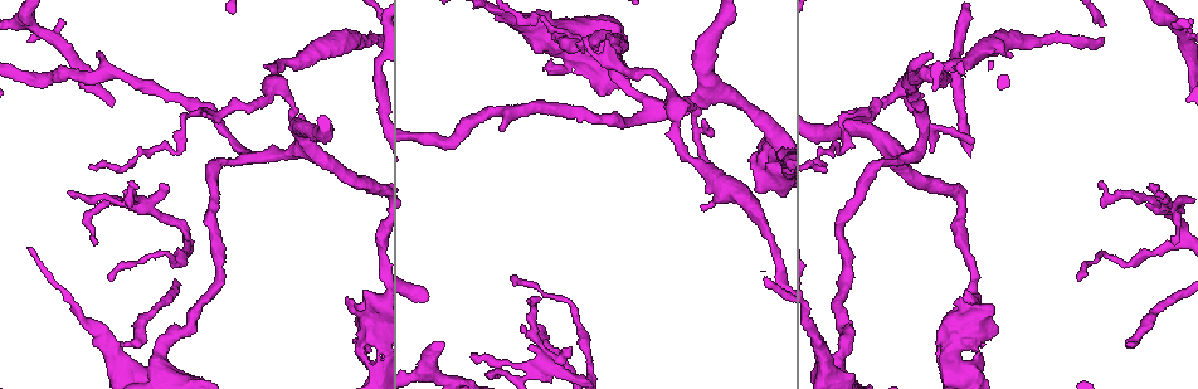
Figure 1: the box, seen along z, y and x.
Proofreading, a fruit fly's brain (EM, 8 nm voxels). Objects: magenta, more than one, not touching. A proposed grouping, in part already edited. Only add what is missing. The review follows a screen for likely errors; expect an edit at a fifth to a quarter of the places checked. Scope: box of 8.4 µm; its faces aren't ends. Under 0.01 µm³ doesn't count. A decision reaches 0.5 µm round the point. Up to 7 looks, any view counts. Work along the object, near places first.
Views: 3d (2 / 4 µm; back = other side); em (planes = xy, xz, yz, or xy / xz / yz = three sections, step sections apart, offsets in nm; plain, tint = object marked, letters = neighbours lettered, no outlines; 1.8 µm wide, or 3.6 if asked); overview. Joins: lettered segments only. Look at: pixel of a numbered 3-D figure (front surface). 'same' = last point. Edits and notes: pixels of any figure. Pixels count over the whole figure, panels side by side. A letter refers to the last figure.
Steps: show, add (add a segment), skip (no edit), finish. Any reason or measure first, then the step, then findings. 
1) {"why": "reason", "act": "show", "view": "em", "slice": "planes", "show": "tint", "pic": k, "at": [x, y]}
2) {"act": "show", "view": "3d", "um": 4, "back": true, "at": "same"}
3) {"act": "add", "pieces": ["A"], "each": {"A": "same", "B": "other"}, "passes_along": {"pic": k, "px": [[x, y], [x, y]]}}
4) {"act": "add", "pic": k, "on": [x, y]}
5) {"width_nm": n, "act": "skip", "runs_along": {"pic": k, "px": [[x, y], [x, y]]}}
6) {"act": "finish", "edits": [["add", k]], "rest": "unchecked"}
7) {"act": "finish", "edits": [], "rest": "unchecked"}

{"why": "thin end", "act": "show", "view": "3d", "um": 4, "pic": 1, "at": [124, 346]}

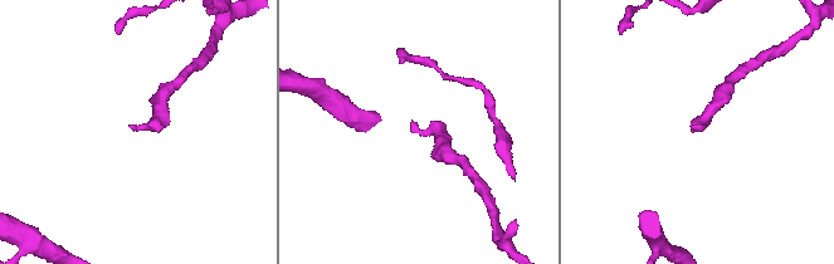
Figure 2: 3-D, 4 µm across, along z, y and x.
{"act": "show", "view": "em", "slice": "planes", "show": "letters", "pic": 2, "at": [694, 127]}

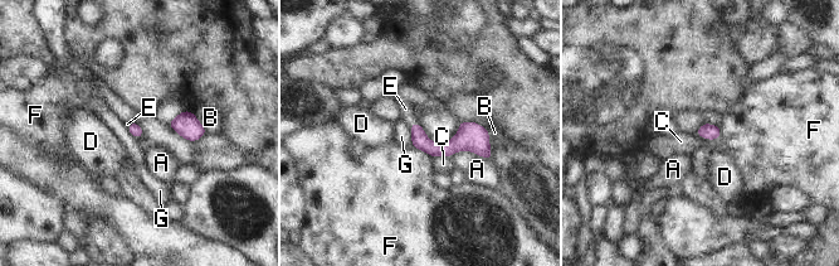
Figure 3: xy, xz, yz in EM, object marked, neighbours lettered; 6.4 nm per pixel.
{"act": "add", "pieces": ["E"], "each": {"A": "other", "B": "other", "C": "other", "D": "other", "E": "same", "F": "other", "G": "other"}, "passes_along": {"pic": 3, "px": [[419, 138], [413, 122], [405, 109]]}, "found": "the cell continues"}

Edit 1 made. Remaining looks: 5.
{"why": "tapers out", "act": "show", "view": "3d", "um": 4, "pic": 1, "at": [1079, 281]}

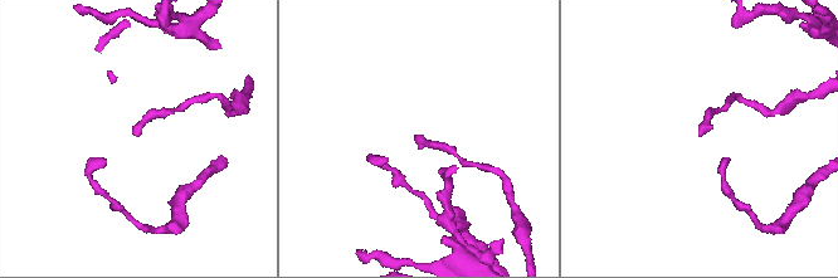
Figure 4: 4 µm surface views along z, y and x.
{"why": "now the EM", "act": "show", "view": "em", "um": 3.6, "slice": "planes", "show": "letters", "pic": 4, "at": [420, 137]}

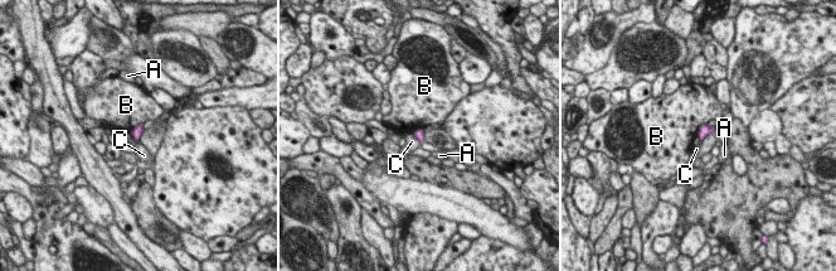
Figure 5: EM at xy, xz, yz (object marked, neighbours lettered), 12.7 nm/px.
{"act": "skip", "each": {"A": "other", "B": "other", "C": "other"}, "border": {"pic": 5, "px": [[705, 121], [696, 134]]}, "found": "none of them fits"}

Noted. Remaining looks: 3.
{"why": "tapers out", "act": "show", "view": "em", "slice": "yz", "step": 4, "show": "plain", "pic": 1, "at": [971, 142]}

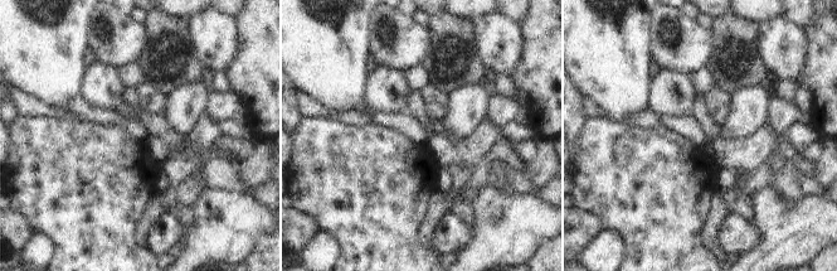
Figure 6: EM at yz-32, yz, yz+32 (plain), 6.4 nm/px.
{"why": "see the neighbours", "act": "show", "view": "em", "slice": "yz", "step": 4, "show": "letters", "at": "same"}

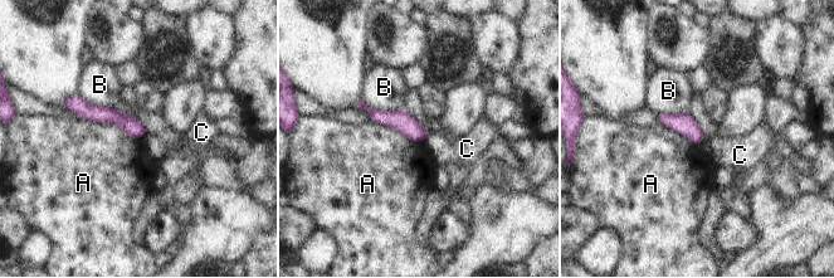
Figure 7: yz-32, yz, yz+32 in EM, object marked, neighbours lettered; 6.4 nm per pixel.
{"act": "skip", "each": {"A": "other", "B": "other", "C": "other"}, "border": {"pic": 7, "px": [[81, 118], [144, 136]]}, "found": "none of them fits"}

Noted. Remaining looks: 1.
{"act": "finish", "edits": [["add", 3]], "rest": "unchecked"}

